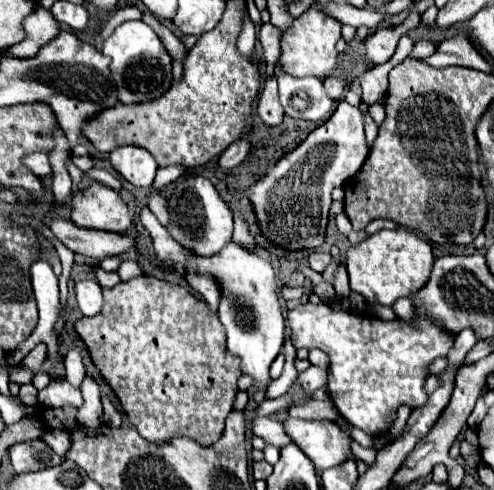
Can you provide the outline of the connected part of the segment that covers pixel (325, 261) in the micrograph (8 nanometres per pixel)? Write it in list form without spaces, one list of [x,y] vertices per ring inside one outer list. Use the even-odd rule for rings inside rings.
[[[312,252],[310,254],[310,268],[314,270],[314,272],[324,272],[326,270],[326,266],[330,264],[330,260],[332,260],[332,256],[328,254],[328,252]]]

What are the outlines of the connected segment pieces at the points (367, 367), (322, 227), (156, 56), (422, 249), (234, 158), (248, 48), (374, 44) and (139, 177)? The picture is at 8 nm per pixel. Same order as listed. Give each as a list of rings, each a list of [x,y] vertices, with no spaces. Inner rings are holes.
[[[306,302],[288,310],[288,326],[294,348],[320,348],[330,356],[330,398],[346,422],[370,436],[384,434],[388,430],[388,414],[402,404],[410,408],[426,404],[426,366],[434,358],[446,356],[454,344],[454,336],[432,324],[422,306],[416,308],[416,324],[406,324],[404,320],[384,322],[374,316],[356,318],[352,312],[332,310],[326,302]]]
[[[342,100],[324,124],[312,130],[292,152],[284,154],[256,184],[246,188],[262,236],[274,246],[292,252],[320,248],[326,238],[332,188],[352,178],[366,156],[362,114],[356,106]]]
[[[128,20],[120,24],[114,34],[104,42],[102,54],[112,58],[110,72],[118,88],[118,98],[124,104],[154,100],[172,84],[172,58],[156,32],[142,20]]]
[[[402,226],[396,230],[380,230],[346,252],[350,288],[362,294],[370,306],[392,306],[398,298],[416,294],[430,280],[432,264],[434,256],[430,244]]]
[[[244,136],[242,140],[238,140],[226,148],[226,152],[218,158],[218,168],[222,172],[234,170],[238,164],[242,164],[248,158],[248,152],[250,152],[250,142]]]
[[[252,20],[244,22],[244,30],[238,36],[238,50],[244,54],[252,54],[254,52],[254,44],[256,44],[256,30]]]
[[[412,12],[402,24],[398,26],[388,26],[388,28],[378,28],[374,30],[368,38],[366,38],[366,60],[370,62],[370,66],[376,64],[384,64],[390,60],[390,56],[394,54],[398,40],[402,36],[408,36],[412,30],[416,30],[420,26],[420,14]]]
[[[120,146],[118,150],[112,150],[110,164],[124,180],[138,188],[150,188],[158,170],[150,152],[140,150],[138,146]]]

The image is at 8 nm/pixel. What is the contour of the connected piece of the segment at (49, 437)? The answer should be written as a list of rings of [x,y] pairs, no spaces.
[[[48,429],[46,436],[44,436],[44,440],[46,440],[46,444],[48,444],[60,458],[66,456],[66,452],[68,452],[71,445],[70,438],[68,438],[68,434],[66,434],[64,430],[52,431]]]

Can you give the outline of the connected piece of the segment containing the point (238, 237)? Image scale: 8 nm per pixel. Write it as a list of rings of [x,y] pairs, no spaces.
[[[234,214],[234,231],[232,240],[246,249],[255,249],[254,240],[252,240],[252,236],[248,234],[248,226],[246,226],[244,218],[240,218],[240,214]]]

